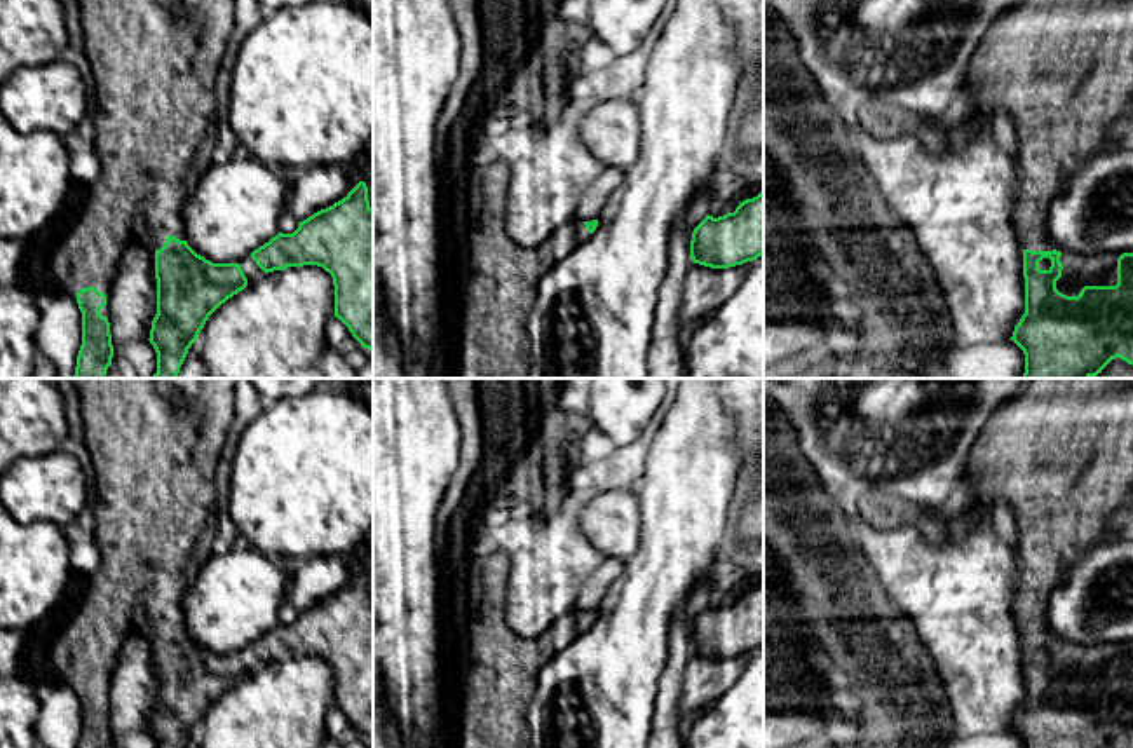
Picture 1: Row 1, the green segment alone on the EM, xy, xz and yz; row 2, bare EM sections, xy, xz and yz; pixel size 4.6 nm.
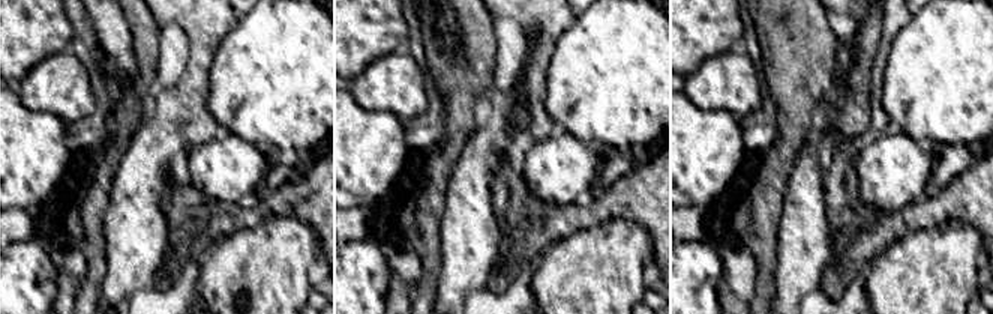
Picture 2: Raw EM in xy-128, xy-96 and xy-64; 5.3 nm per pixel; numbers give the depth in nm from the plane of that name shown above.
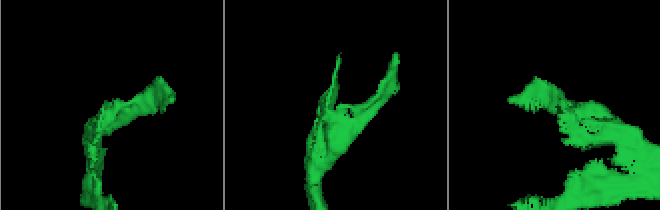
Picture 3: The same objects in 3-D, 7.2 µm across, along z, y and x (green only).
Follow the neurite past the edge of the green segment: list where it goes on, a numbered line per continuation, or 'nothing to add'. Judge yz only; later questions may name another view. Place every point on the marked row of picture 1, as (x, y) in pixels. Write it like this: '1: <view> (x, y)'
1: yz (1062, 70)
2: yz (1079, 271)

